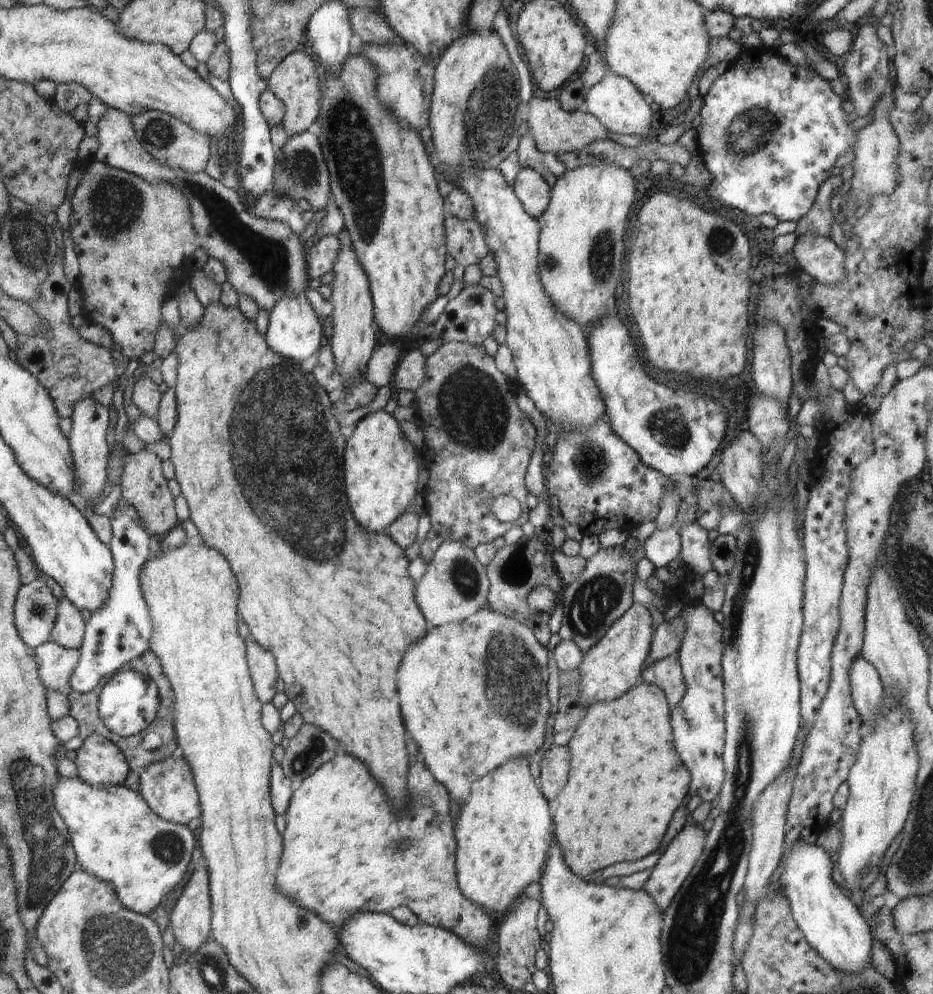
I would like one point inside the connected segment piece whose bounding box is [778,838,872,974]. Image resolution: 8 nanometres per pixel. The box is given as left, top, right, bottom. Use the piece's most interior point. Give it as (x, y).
(830, 922)

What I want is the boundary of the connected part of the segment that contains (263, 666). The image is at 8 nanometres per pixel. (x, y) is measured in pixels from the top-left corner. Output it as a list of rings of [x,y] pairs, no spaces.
[[[248,637],[248,658],[251,678],[254,682],[255,693],[262,700],[263,704],[272,701],[276,692],[277,666],[274,656],[264,650],[256,639]]]

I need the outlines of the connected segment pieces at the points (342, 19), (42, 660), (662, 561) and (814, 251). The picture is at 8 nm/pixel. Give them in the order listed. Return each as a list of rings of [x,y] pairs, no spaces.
[[[331,1],[323,4],[309,18],[305,34],[307,43],[312,47],[313,54],[326,71],[338,73],[350,56],[350,40],[352,40],[352,27],[349,21],[349,10],[339,3]]]
[[[48,640],[36,648],[36,666],[39,679],[48,689],[70,690],[70,678],[79,664],[82,652],[77,648],[60,646]]]
[[[674,525],[663,529],[656,528],[643,544],[645,557],[658,568],[676,566],[680,549],[679,530]]]
[[[804,233],[797,237],[792,253],[800,270],[824,284],[836,284],[844,272],[844,253],[831,237]]]

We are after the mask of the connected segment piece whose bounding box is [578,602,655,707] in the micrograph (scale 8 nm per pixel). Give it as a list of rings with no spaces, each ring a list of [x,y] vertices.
[[[634,602],[630,609],[611,626],[609,632],[588,653],[578,665],[579,704],[593,705],[600,701],[613,701],[626,694],[642,681],[641,674],[650,654],[652,638],[652,618],[647,606]]]

